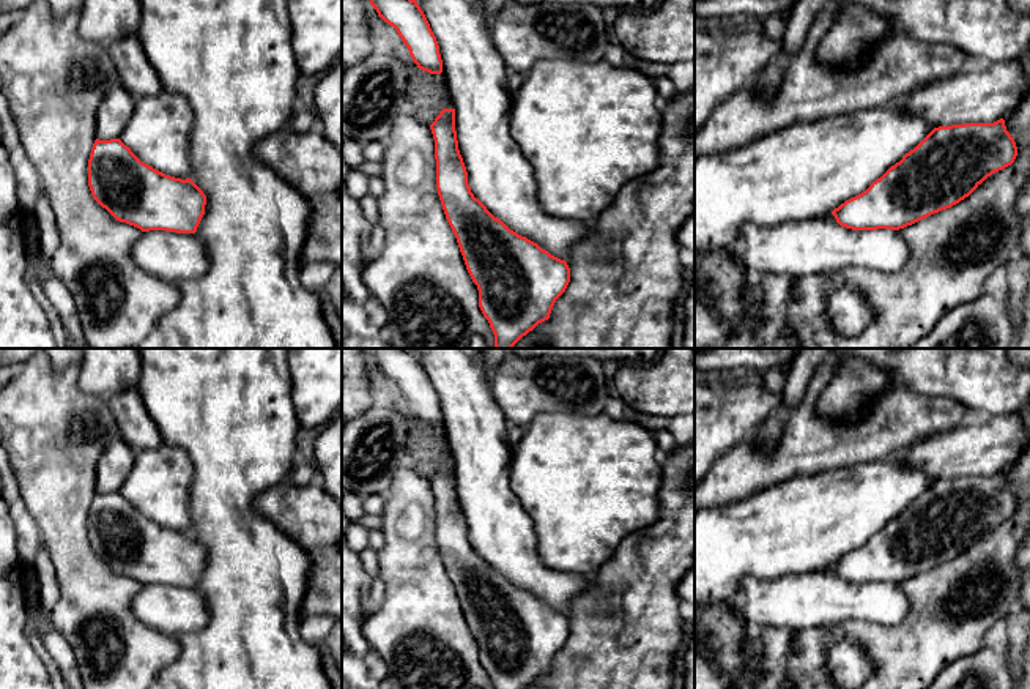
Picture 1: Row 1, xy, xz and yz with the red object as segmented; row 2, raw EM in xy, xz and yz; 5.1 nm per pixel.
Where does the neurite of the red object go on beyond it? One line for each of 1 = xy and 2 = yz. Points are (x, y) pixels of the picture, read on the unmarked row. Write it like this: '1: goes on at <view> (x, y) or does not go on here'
1: goes on at xy (159, 484)
2: goes on at yz (805, 524)

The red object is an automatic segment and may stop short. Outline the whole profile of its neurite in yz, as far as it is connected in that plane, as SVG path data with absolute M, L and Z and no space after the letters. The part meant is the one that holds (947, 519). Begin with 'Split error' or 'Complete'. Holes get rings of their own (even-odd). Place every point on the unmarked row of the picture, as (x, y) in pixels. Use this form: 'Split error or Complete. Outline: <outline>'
Split error. Outline: M891 456L884 460L861 462L857 465L832 468L817 475L797 476L758 490L739 501L695 511L695 605L737 599L740 596L742 582L747 577L753 577L756 580L772 580L786 574L819 572L827 571L828 568L833 568L839 579L852 583L899 583L959 557L969 550L987 530L1011 519L1016 509L1017 500L1011 487L1006 484L1003 471L994 476L964 476L934 481L920 470L907 468L898 462L895 456Z

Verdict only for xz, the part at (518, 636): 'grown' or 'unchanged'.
grown

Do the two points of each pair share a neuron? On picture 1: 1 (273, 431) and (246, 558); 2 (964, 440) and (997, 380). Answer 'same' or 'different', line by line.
1: same
2: different

